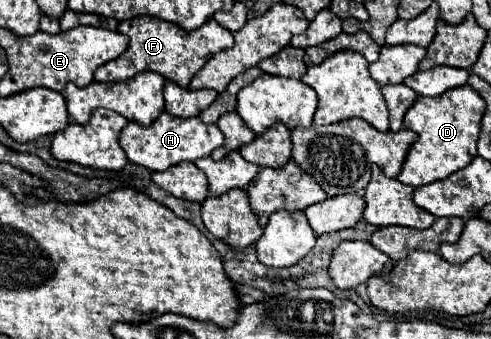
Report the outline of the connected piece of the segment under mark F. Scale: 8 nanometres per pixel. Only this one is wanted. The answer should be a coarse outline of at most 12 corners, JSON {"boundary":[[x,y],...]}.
{"boundary":[[153,16],[121,22],[125,54],[97,82],[153,70],[187,88],[233,34],[213,18],[187,32]]}

